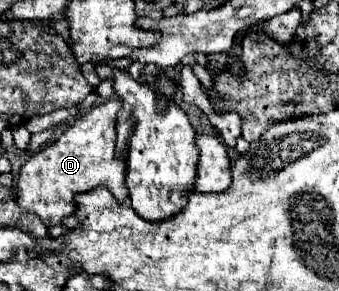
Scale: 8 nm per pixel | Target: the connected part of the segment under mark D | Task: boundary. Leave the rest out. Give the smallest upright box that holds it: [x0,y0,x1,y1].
[18,100,128,226]

